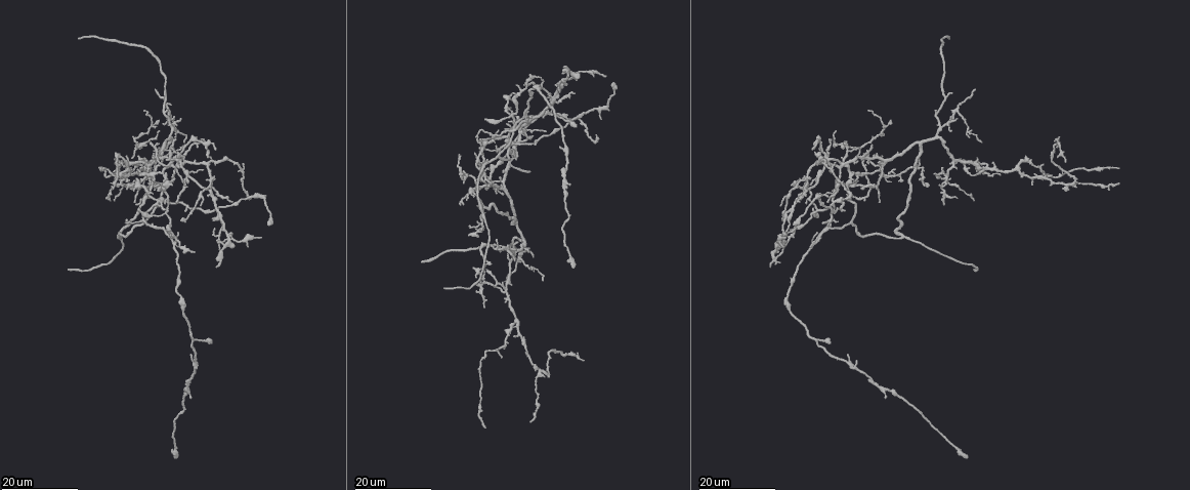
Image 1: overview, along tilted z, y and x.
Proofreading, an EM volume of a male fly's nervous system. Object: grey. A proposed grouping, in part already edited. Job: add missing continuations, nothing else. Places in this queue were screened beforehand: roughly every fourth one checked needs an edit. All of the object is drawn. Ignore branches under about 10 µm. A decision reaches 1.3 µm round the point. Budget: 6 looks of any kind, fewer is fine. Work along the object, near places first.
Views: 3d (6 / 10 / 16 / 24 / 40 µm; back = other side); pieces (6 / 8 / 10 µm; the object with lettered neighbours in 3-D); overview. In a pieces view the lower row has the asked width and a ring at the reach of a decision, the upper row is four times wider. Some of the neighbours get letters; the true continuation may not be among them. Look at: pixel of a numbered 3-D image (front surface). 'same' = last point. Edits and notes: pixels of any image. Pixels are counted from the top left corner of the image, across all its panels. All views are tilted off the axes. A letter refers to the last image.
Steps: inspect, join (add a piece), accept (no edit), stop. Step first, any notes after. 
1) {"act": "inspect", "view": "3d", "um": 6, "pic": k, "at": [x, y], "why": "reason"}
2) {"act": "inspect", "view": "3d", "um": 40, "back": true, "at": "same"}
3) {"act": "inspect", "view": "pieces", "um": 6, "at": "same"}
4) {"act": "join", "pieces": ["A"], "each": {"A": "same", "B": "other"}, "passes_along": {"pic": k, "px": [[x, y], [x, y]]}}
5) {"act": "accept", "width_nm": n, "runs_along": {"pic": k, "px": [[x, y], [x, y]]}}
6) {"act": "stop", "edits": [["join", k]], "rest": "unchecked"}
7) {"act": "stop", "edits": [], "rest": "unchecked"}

{"act": "inspect", "view": "3d", "um": 16, "pic": 1, "at": [421, 262]}

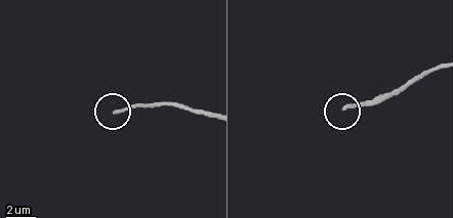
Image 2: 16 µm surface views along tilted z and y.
{"act": "inspect", "view": "pieces", "um": 8, "pic": 2, "at": [343, 106], "why": "what lies round it"}

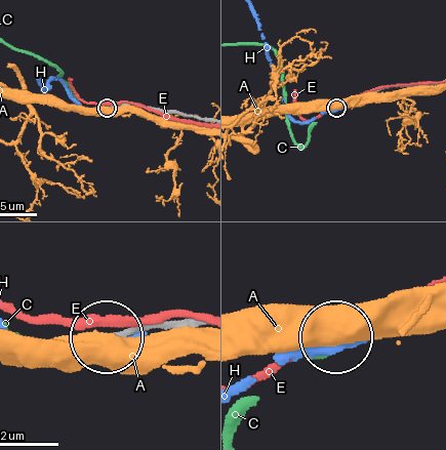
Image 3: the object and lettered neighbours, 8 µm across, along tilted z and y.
{"act": "accept", "width_nm": 210, "each": {"A": "other", "C": "other", "E": "other", "H": "other"}, "found": "none of them fits"}

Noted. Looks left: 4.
{"act": "inspect", "view": "3d", "um": 24, "pic": 1, "at": [529, 170], "why": "tapers out"}

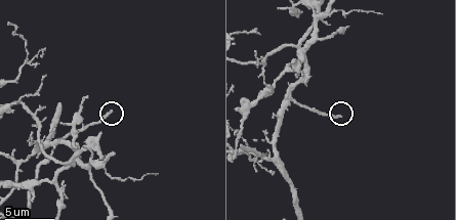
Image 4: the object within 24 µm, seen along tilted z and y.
{"act": "inspect", "view": "3d", "um": 6, "pic": 4, "at": [112, 113]}

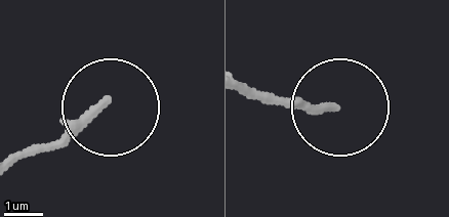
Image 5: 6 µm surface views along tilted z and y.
{"act": "inspect", "view": "pieces", "um": 8, "pic": 5, "at": [104, 102]}

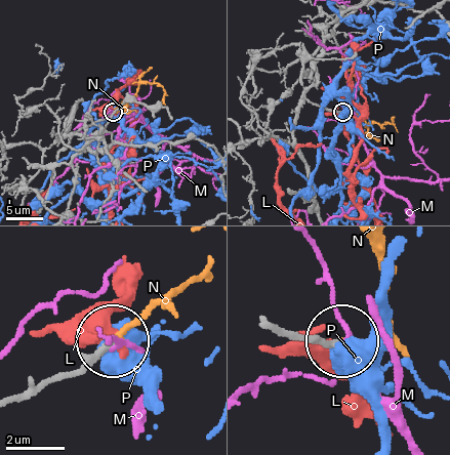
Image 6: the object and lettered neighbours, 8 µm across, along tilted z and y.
{"act": "join", "pieces": ["N"], "each": {"L": "other", "M": "other", "N": "same", "P": "other"}, "passes_along": {"pic": 6, "px": [[37, 395], [83, 367], [206, 264]]}, "found": "it goes on there"}

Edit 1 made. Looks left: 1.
{"act": "stop", "edits": [["join", 6]], "rest": "unchecked"}

